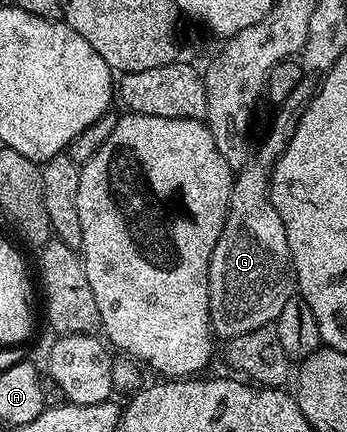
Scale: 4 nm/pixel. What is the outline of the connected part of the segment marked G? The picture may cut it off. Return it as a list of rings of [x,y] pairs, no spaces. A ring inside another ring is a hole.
[[[304,79],[284,99],[280,112],[272,119],[272,128],[260,147],[260,152],[249,158],[245,167],[235,172],[232,181],[232,196],[228,206],[226,225],[218,237],[218,245],[214,245],[214,253],[210,257],[210,269],[208,270],[208,288],[210,289],[210,321],[213,332],[227,341],[238,337],[242,333],[250,333],[259,327],[267,327],[275,324],[282,313],[282,305],[294,297],[294,272],[292,270],[292,254],[286,241],[286,225],[282,225],[282,217],[278,217],[278,209],[274,209],[272,199],[268,195],[268,180],[272,170],[272,164],[290,143],[290,137],[294,135],[294,129],[298,127],[300,114],[306,108],[316,93],[317,80]]]

